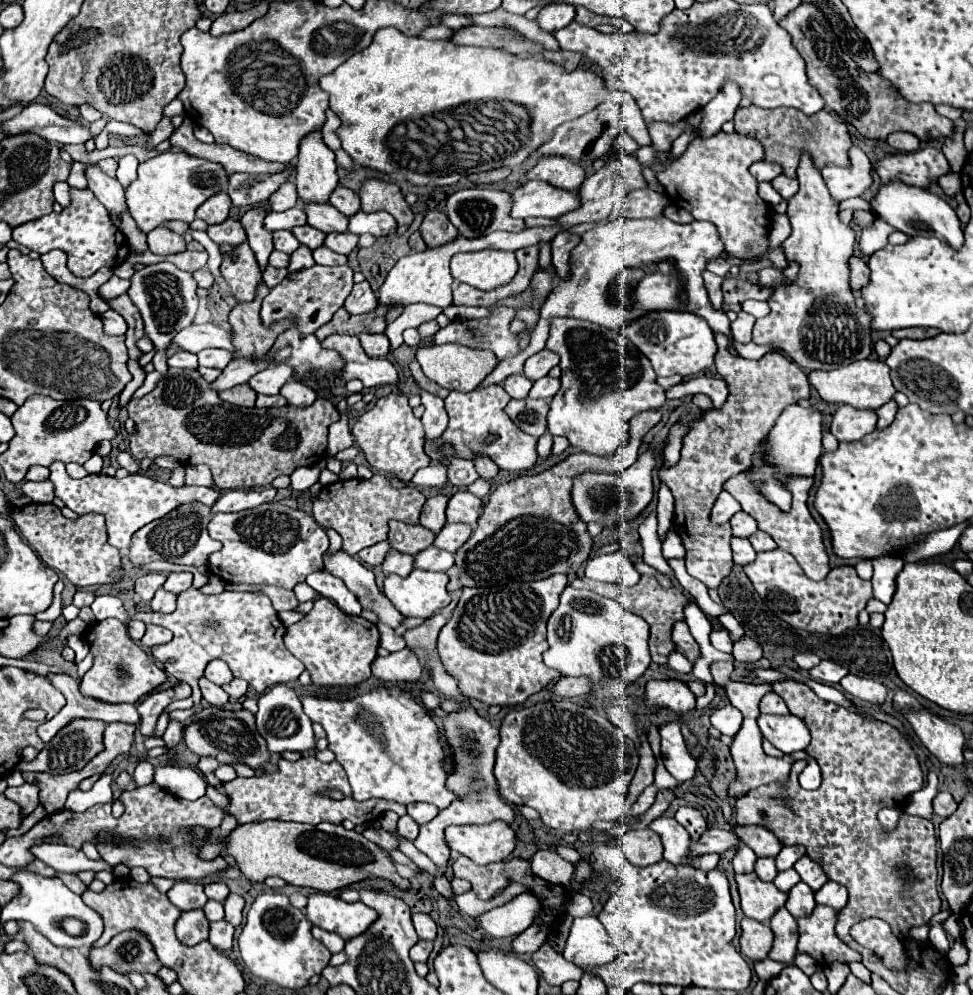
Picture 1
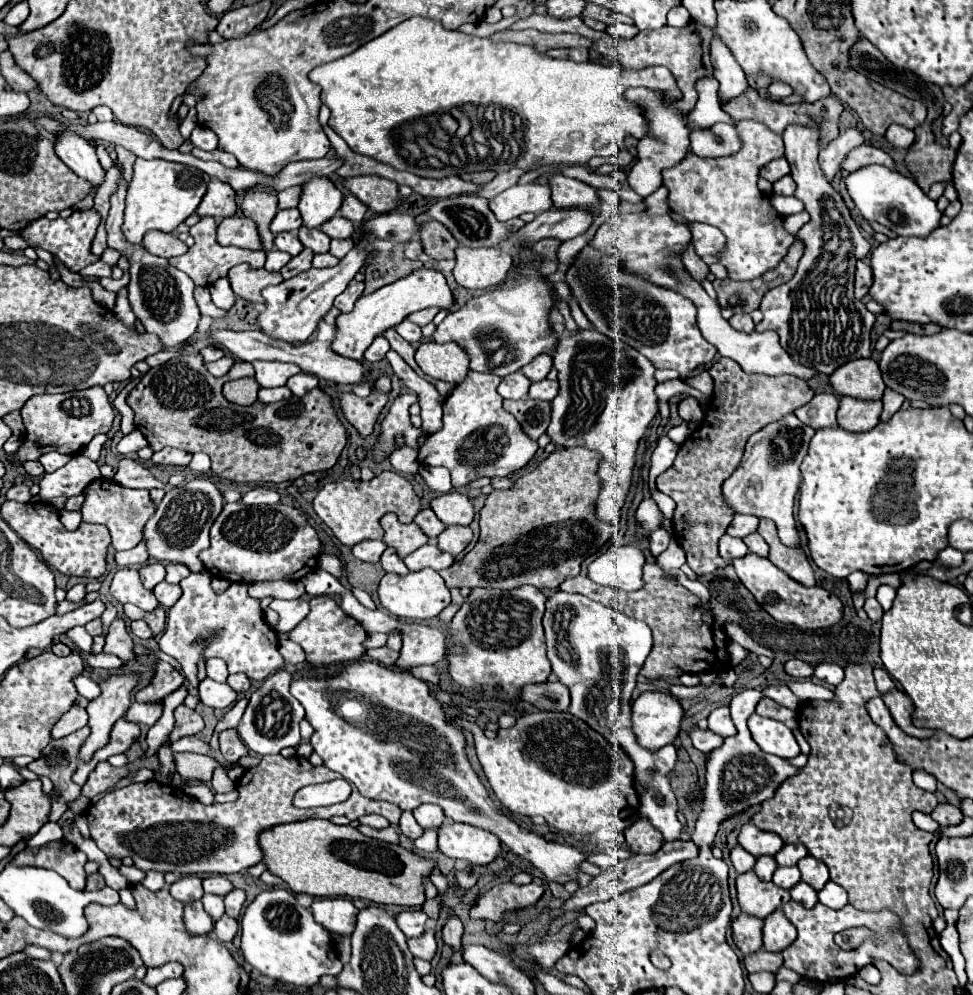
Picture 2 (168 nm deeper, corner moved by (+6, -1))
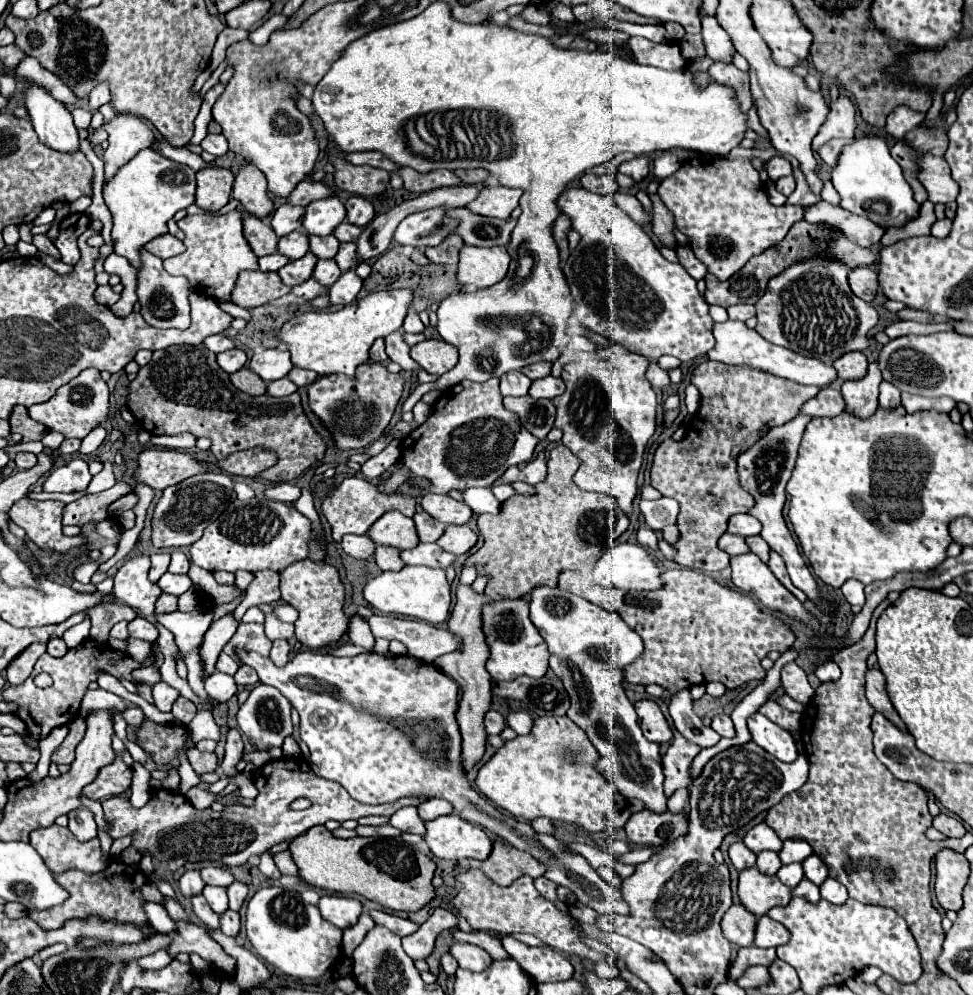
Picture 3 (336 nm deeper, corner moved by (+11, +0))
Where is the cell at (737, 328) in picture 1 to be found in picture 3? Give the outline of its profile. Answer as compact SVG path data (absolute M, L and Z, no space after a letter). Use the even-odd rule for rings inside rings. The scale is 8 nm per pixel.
M734 305L734 307L728 307L728 315L734 321L748 321L756 313L754 313L754 305Z

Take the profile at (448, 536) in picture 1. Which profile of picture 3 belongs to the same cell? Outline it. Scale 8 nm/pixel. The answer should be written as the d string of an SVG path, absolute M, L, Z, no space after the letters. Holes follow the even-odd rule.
M448 525L446 531L444 531L444 535L436 543L444 551L448 551L448 553L462 555L470 547L474 547L476 541L478 541L478 537L476 537L476 533L468 525Z

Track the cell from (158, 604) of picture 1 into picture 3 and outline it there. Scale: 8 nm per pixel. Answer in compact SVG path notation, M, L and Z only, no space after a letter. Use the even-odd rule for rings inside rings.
M166 573L164 577L160 577L158 587L162 589L162 593L180 597L182 593L186 593L192 587L192 581L190 581L188 575L172 575L172 573Z

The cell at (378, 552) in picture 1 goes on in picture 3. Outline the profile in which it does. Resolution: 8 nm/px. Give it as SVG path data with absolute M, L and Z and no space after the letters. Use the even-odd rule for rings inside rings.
M344 535L340 545L344 553L348 553L354 559L368 559L374 555L374 549L376 549L374 541L366 535Z

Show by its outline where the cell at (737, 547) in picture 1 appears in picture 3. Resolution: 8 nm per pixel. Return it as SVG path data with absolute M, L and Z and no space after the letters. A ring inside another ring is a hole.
M724 533L720 537L720 541L718 541L718 547L722 551L726 551L728 555L742 555L742 553L750 551L748 545L746 545L746 541L742 537L738 537L738 535L732 535L732 533Z

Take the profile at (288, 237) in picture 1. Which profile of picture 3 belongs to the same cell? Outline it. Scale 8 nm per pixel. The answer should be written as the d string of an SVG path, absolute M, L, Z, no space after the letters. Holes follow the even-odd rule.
M288 233L284 237L278 239L278 253L286 255L288 259L298 259L298 257L304 257L308 253L308 239L306 239L306 233Z

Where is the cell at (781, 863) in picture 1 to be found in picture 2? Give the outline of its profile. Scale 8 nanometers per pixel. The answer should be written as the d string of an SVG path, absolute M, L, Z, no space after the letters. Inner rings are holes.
M785 844L777 854L775 860L779 866L795 866L801 858L805 858L809 852L803 844Z

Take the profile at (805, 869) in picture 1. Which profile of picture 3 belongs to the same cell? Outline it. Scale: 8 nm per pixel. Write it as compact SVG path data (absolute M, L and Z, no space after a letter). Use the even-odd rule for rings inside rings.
M810 855L802 861L802 867L804 867L804 875L816 883L816 885L822 885L824 879L828 877L828 867L824 865L824 861L818 857L818 855Z

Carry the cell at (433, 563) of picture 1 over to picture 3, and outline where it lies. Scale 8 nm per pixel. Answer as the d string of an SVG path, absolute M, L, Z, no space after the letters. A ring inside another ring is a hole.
M420 543L416 549L402 551L402 561L406 565L428 565L446 569L456 559L452 553L446 553L438 543Z

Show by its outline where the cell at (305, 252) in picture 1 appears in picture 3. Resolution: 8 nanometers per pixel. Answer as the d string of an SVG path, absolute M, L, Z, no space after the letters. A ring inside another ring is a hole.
M308 251L304 257L300 257L296 261L290 261L282 269L278 269L278 275L280 275L284 285L292 287L292 285L296 285L296 283L300 283L300 281L304 281L304 279L308 279L312 275L312 269L314 269L316 261L318 261L316 255L312 255Z

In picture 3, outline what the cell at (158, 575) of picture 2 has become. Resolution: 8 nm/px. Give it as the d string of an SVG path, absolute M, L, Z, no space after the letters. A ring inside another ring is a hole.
M154 553L154 555L150 555L150 561L152 561L152 567L150 567L148 579L152 579L152 583L156 583L166 573L168 563L170 563L170 555L168 553Z

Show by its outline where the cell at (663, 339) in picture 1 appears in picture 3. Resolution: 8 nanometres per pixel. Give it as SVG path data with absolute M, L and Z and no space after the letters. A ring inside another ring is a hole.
M566 187L558 197L558 207L570 219L572 229L582 237L578 247L566 259L562 271L576 301L574 315L584 327L596 333L604 333L620 347L650 359L674 355L680 361L692 361L700 355L706 355L714 347L708 303L702 299L696 287L696 279L692 279L680 263L666 261L650 235L628 215L624 215L612 197L590 193L582 187Z

